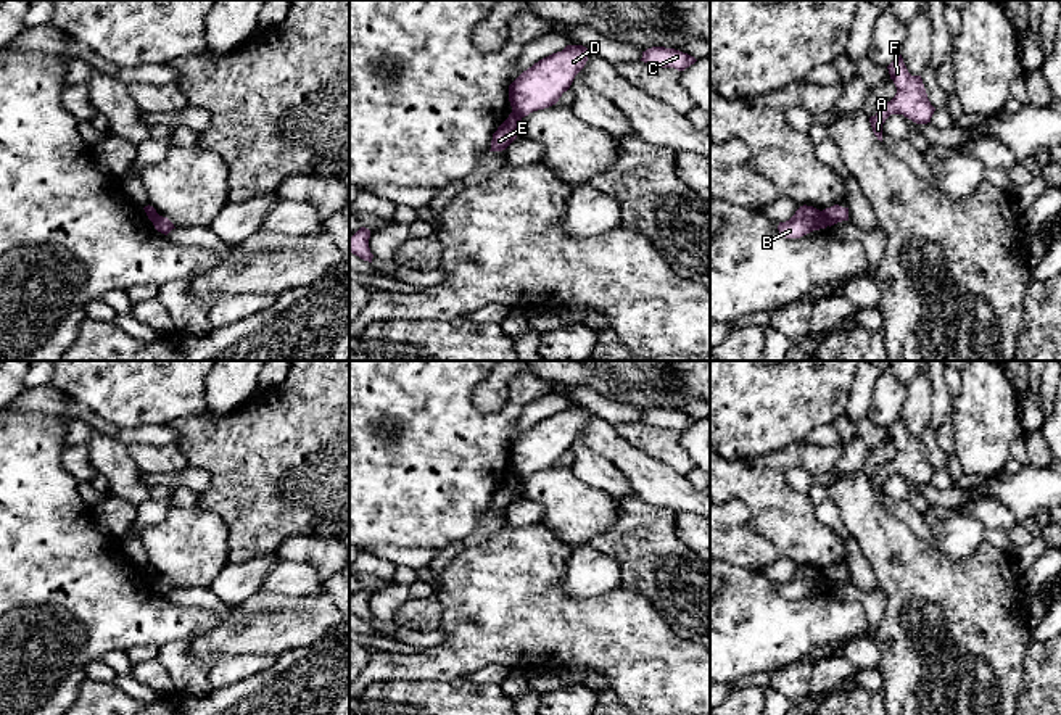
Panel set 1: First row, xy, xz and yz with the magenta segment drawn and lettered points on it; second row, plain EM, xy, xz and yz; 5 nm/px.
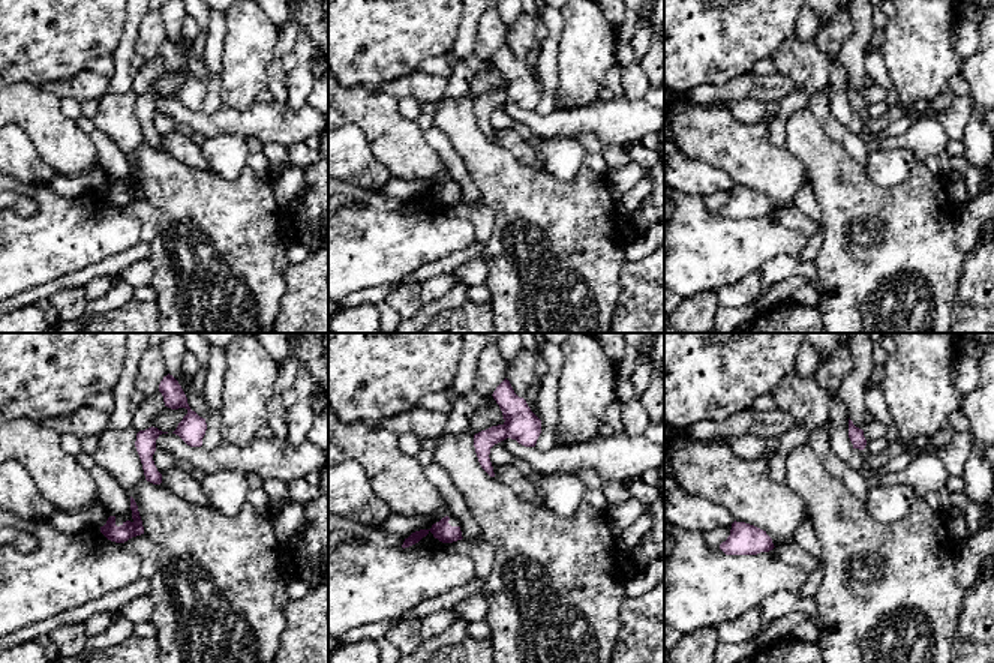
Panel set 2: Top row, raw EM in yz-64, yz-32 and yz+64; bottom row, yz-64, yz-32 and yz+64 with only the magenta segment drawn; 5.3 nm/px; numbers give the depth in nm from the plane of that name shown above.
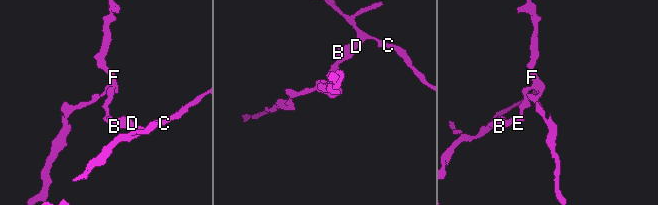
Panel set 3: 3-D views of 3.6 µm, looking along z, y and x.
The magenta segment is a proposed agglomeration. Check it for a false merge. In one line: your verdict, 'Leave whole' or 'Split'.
Split

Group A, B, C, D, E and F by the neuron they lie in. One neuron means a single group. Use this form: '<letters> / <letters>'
A E F / B C D

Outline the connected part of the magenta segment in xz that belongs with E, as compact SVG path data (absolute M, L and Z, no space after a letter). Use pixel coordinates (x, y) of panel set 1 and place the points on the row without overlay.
M510 473L509 478L493 494L489 512L506 510L517 499L520 488L522 488L522 478L517 477L515 473Z

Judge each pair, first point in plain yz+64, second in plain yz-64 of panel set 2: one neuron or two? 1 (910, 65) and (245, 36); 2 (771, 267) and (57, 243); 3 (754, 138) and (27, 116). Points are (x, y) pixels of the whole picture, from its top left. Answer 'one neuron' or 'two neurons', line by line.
1: one neuron
2: two neurons
3: one neuron

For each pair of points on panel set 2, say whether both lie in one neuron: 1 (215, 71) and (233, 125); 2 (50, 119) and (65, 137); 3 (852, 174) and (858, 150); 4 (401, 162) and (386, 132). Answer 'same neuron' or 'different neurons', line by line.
1: different neurons
2: same neuron
3: different neurons
4: same neuron

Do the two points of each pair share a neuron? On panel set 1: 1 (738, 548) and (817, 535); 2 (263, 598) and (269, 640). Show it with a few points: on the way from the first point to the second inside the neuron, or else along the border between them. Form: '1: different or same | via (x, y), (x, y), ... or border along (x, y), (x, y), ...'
1: different | border along (749, 511), (749, 525), (780, 556)
2: same | via (258, 607), (260, 630)

